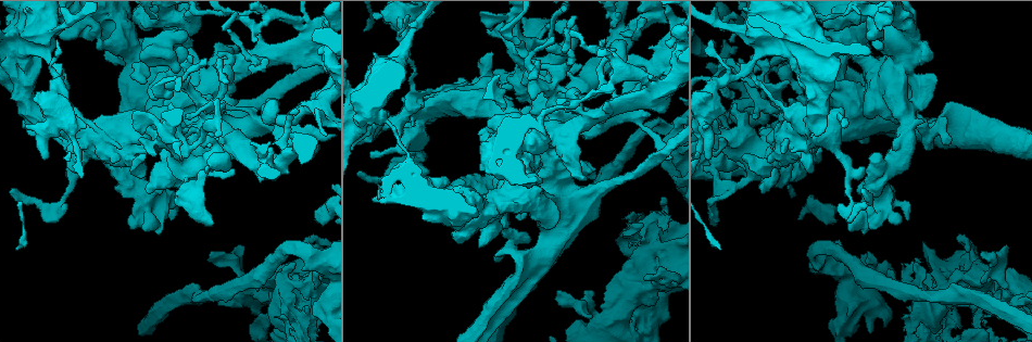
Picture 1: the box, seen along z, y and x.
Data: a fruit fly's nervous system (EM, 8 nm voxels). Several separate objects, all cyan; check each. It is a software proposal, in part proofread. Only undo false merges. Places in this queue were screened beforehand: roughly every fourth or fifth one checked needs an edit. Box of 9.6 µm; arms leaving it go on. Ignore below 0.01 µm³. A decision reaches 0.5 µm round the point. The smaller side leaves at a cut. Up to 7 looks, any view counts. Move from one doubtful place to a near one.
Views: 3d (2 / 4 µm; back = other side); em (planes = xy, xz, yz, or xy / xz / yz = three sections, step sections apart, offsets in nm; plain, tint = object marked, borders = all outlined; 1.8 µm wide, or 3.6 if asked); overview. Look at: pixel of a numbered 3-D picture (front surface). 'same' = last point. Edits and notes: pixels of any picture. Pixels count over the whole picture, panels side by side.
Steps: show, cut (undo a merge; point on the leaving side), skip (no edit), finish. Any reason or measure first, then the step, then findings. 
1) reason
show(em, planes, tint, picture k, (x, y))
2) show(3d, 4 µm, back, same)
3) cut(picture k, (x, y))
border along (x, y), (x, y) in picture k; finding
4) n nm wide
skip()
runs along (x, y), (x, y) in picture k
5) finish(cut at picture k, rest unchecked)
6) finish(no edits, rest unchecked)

calibre changes
show(3d, 2 µm, back, picture 1, (49, 132))

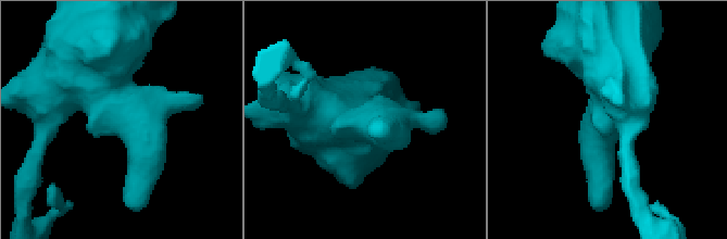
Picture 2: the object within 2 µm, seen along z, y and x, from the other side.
need the tissue
show(em, planes, tint, picture 2, (128, 115))

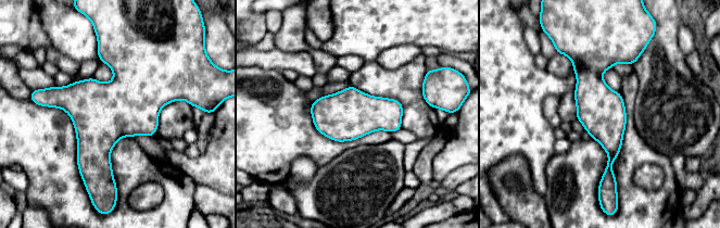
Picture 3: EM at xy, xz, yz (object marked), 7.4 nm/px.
340 nm wide
skip()
runs along (595, 48), (595, 102), (611, 141), (606, 178) in picture 3; all the same neuron

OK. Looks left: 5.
thick turns thin
show(3d, 2 µm, picture 1, (967, 244))

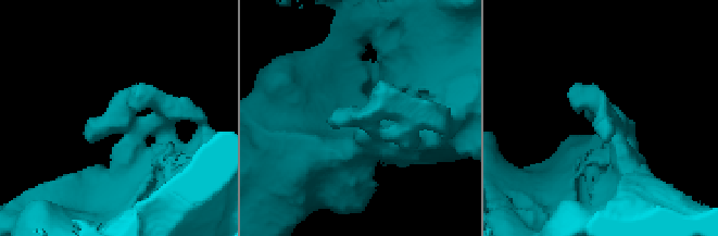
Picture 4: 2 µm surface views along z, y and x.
shape alone is not enough
show(em, xy, step 4, tint, picture 4, (115, 119))

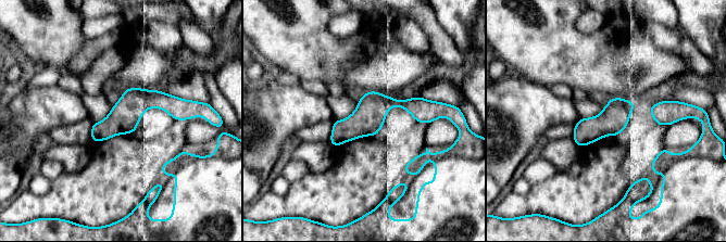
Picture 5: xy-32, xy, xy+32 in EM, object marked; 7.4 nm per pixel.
show(em, planes, tint, same)

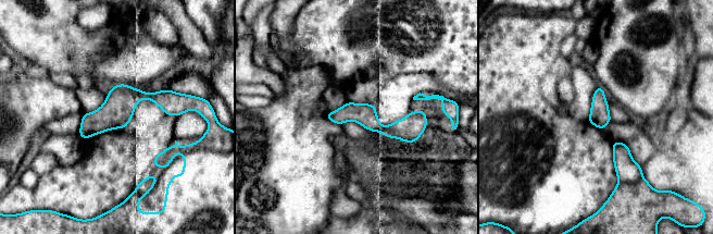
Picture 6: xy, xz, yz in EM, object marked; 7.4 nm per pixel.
150 nm wide
cut(picture 6, (626, 169))
a second neuron is stuck on

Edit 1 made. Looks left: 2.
finish(cut at picture 6, rest unchecked)

